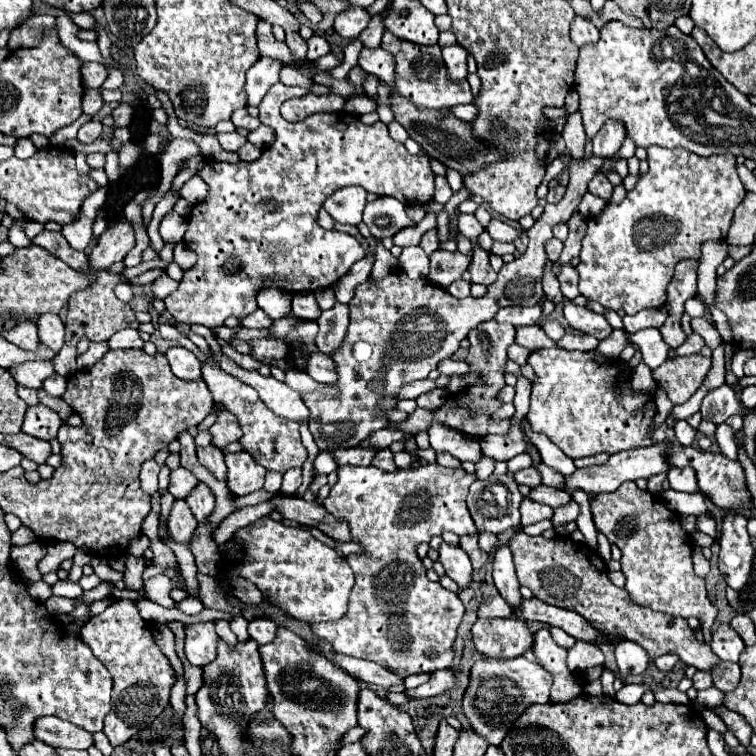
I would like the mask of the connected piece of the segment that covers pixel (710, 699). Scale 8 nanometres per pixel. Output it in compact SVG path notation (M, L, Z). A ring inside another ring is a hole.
M709 687L709 689L705 689L705 691L697 691L697 701L701 703L701 705L705 705L705 707L719 707L719 705L723 705L723 691L719 691L717 687Z

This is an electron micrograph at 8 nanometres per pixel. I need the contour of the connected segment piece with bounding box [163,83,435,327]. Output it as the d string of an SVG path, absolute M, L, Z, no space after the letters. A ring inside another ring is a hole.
M275 83L275 85L267 91L267 95L263 97L263 101L259 103L259 119L261 119L261 123L263 123L263 125L269 125L269 127L275 131L275 141L273 141L273 145L271 145L269 149L265 149L263 155L261 155L259 159L251 161L251 163L245 163L245 161L221 163L221 161L205 159L205 161L203 161L203 167L197 169L195 175L199 175L199 177L209 185L209 193L207 193L205 201L193 205L193 209L191 209L191 213L189 213L189 217L187 217L187 219L189 219L189 225L187 225L185 245L187 245L191 251L195 251L199 259L197 259L197 265L195 265L193 269L189 269L189 271L183 275L183 281L179 283L179 289L177 289L175 293L171 293L169 297L163 299L167 311L173 315L173 319L175 319L177 323L187 323L187 325L201 323L201 325L205 325L205 327L221 327L223 321L225 321L227 317L243 319L245 315L253 313L253 311L257 309L255 297L257 297L257 291L259 291L261 287L279 287L281 291L287 291L287 293L293 295L293 293L299 293L299 291L311 291L311 293L313 293L313 291L317 291L317 289L321 289L321 287L329 287L329 285L333 285L335 281L339 281L339 279L349 271L349 267L351 267L355 261L359 261L359 259L365 257L365 249L363 249L363 245L361 245L353 235L349 235L349 233L325 231L325 229L321 229L319 223L317 223L317 211L321 209L321 205L325 203L325 199L327 199L329 195L333 195L337 189L341 189L341 187L345 187L345 185L361 185L361 187L365 187L367 193L395 197L395 199L399 199L399 201L403 201L403 203L421 203L421 205L425 205L425 203L429 203L429 201L433 199L433 177L435 177L435 175L433 175L433 171L431 171L429 157L427 157L425 153L421 153L421 155L409 155L409 151L407 151L401 143L397 143L397 141L393 141L393 139L389 137L389 131L387 131L387 125L385 125L385 123L377 121L377 123L373 123L373 125L365 125L365 123L361 123L359 117L347 115L347 113L343 113L343 111L339 111L339 113L313 113L313 115L305 117L305 119L299 121L299 123L289 123L289 121L285 121L285 119L281 117L281 113L279 113L279 107L281 107L287 99L305 97L305 95L307 95L307 91L301 89L301 87L289 87L289 85L283 85L283 83ZM229 257L237 257L237 259L241 261L241 271L235 273L235 275L227 275L227 273L221 269L223 263L225 263Z

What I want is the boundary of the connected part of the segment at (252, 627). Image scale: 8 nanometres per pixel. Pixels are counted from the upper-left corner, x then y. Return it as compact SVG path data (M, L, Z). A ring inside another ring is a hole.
M255 619L249 623L249 635L257 645L267 645L277 635L277 623L273 619Z

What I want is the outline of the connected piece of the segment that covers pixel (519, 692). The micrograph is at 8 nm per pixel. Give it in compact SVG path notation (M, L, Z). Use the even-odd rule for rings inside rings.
M483 657L471 669L471 681L463 697L463 711L471 727L487 739L491 745L499 745L507 735L513 721L533 703L549 703L551 675L543 671L537 663L527 661L525 657L517 659L489 659Z

